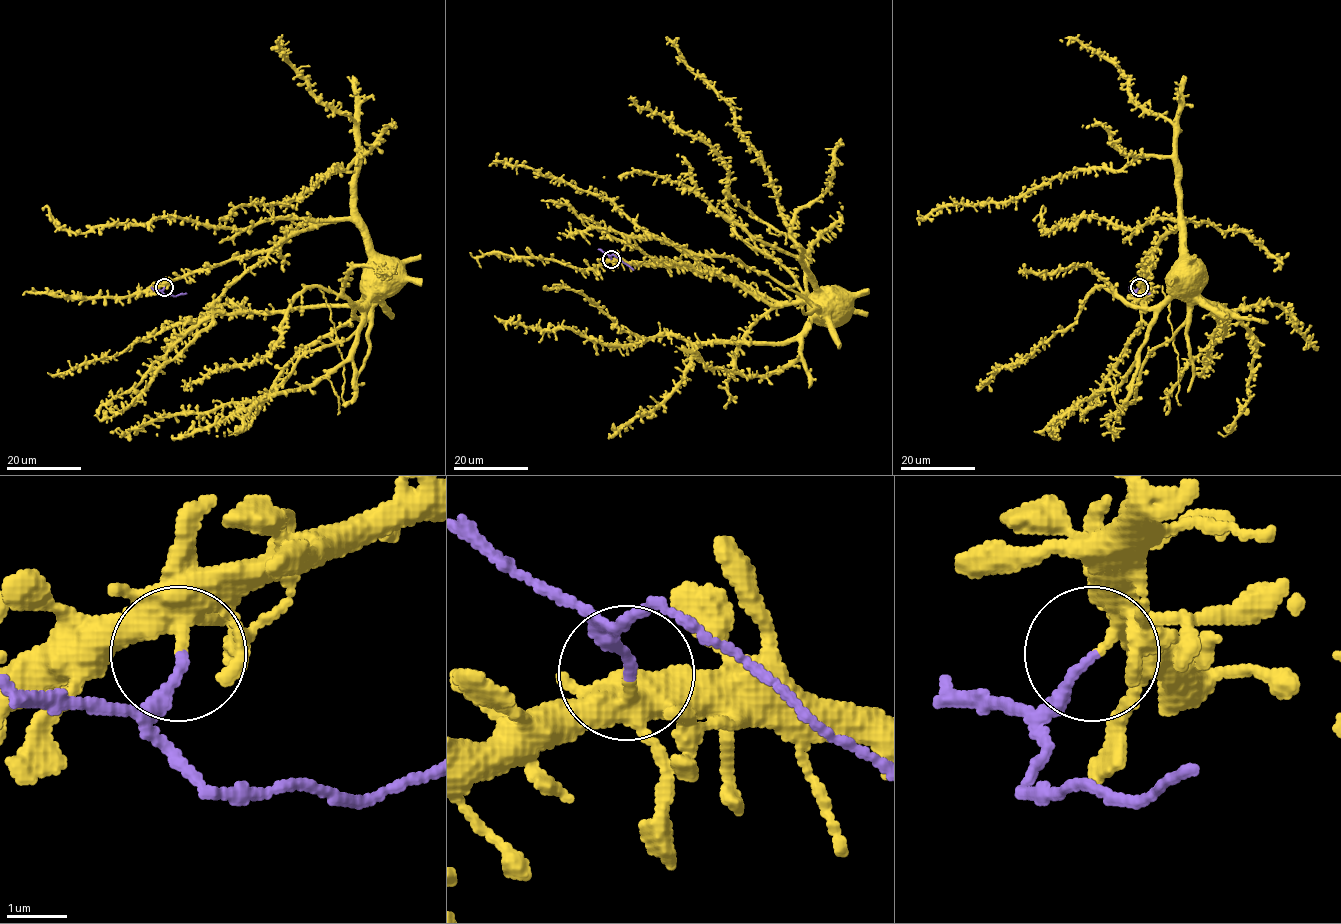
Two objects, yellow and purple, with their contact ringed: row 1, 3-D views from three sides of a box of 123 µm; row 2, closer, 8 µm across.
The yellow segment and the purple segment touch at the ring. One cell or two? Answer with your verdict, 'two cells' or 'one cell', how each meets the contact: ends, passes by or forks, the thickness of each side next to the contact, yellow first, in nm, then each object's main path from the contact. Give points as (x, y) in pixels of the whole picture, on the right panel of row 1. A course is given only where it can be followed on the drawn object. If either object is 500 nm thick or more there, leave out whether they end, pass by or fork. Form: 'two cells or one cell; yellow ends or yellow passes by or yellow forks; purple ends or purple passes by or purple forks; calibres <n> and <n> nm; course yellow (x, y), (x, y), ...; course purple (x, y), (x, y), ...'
two cells; yellow passes by; purple ends; calibres 240 and 160 nm; course yellow (1138, 287), (1145, 263), (1152, 251), (1183, 220), (1180, 223), (1180, 261), (1174, 271), (1177, 277); course purple (1138, 287), (1135, 295), (1150, 293)

